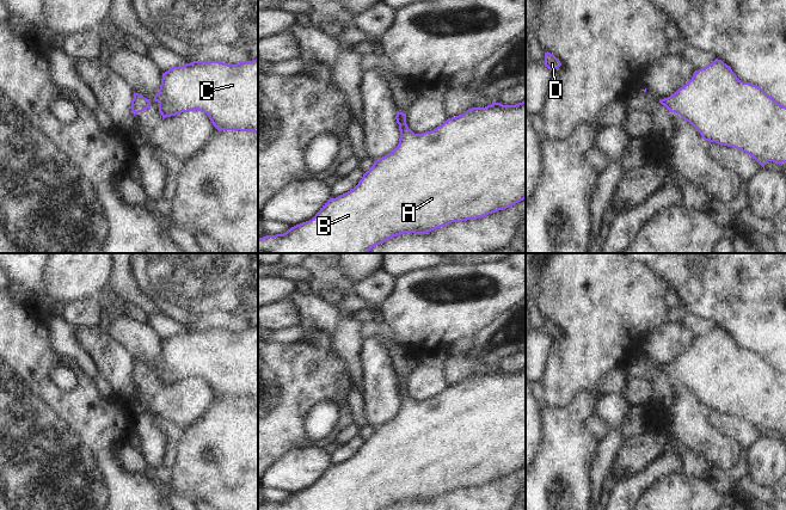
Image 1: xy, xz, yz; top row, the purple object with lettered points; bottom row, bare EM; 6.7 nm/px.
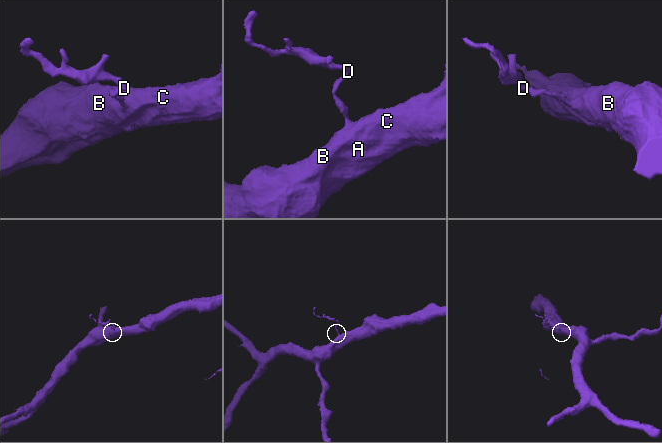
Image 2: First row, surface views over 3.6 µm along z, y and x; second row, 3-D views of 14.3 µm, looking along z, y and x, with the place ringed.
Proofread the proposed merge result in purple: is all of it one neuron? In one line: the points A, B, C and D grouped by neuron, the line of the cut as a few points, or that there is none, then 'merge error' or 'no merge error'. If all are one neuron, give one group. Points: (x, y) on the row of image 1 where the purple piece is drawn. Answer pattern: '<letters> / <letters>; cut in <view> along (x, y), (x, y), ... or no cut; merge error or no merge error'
A B C D; no cut; no merge error

